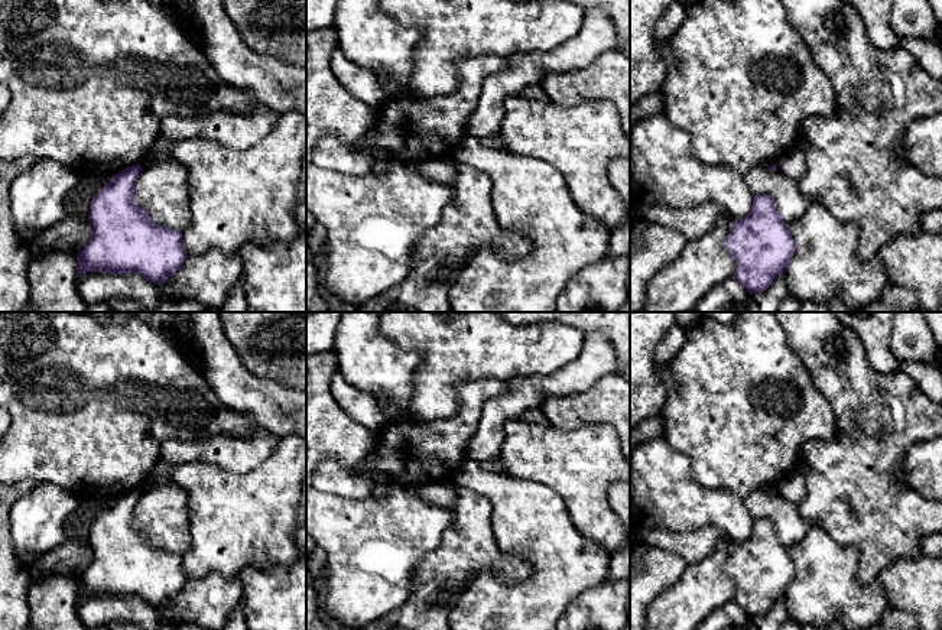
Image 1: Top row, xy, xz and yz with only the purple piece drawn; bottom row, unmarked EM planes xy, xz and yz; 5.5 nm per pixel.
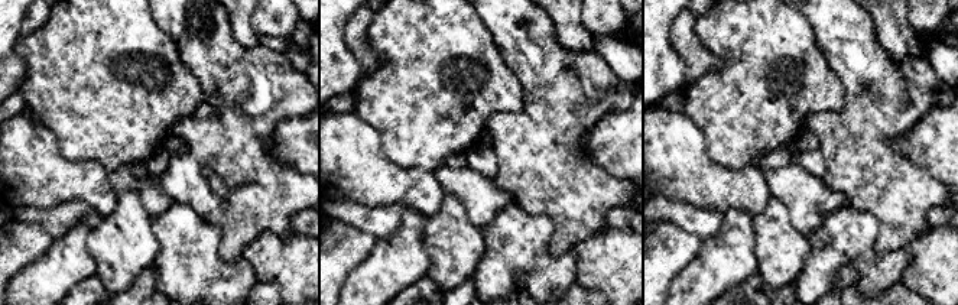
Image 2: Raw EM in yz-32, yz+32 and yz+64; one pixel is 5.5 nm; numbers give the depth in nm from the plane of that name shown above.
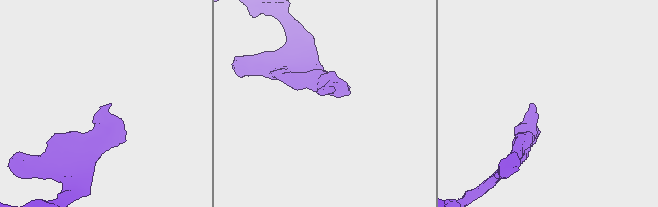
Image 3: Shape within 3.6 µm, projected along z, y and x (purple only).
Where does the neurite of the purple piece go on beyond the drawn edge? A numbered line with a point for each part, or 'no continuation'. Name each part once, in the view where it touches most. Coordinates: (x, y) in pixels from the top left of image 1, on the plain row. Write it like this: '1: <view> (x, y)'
no continuation

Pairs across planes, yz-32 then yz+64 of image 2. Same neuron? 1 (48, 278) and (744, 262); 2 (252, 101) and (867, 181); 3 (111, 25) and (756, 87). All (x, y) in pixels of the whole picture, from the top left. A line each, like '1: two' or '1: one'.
1: one
2: one
3: one

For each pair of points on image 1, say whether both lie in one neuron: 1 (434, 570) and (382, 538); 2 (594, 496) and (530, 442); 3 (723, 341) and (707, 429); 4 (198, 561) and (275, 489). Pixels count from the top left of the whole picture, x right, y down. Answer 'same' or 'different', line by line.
1: different
2: same
3: same
4: same

